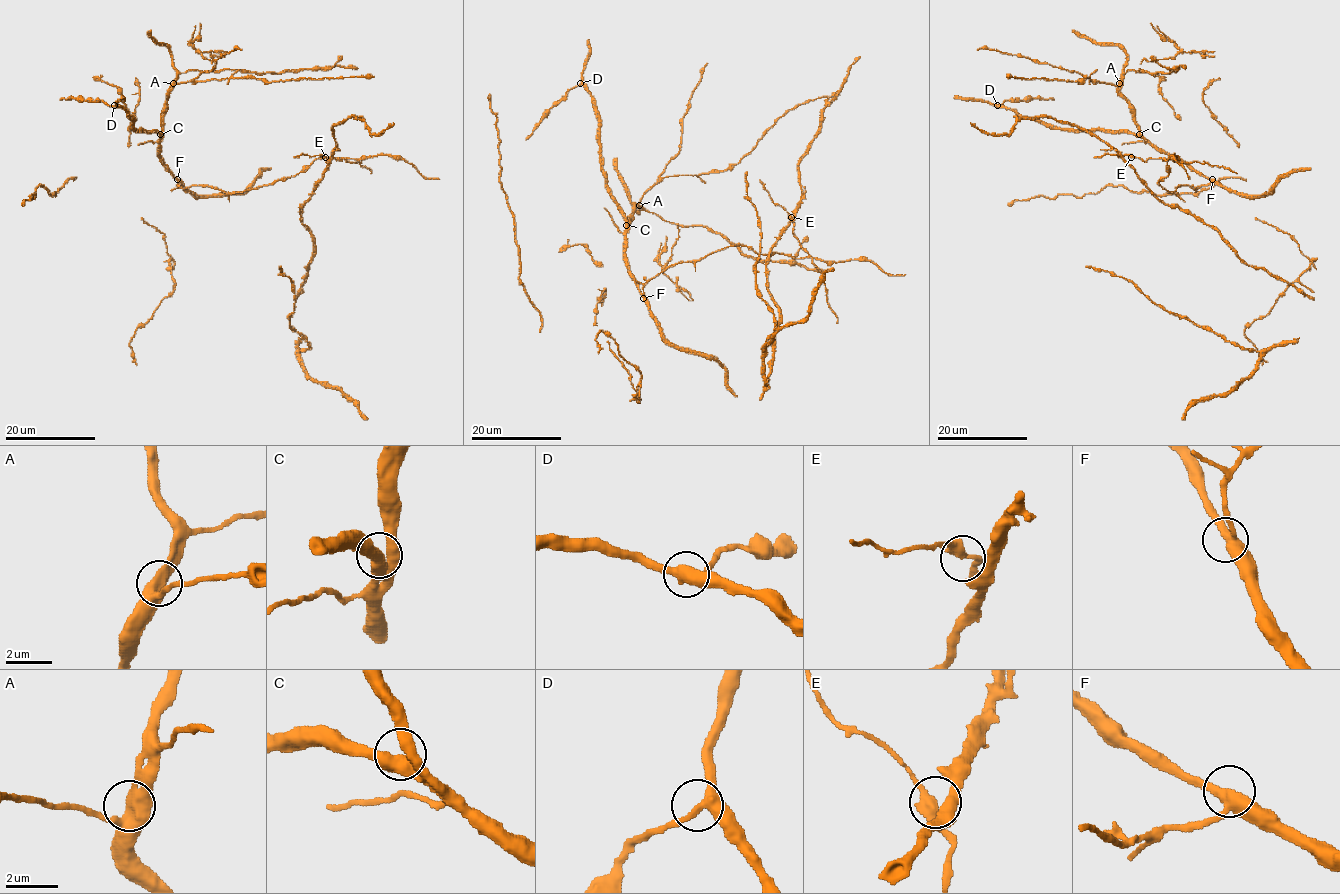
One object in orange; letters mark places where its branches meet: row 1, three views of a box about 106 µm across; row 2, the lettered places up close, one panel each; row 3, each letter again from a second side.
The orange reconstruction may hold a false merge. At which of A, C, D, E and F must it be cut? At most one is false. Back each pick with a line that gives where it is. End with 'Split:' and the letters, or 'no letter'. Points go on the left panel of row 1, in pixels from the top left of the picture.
Split: no letter

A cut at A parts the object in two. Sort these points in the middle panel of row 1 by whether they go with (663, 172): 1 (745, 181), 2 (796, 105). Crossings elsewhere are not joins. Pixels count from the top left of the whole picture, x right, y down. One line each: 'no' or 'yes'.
1: no
2: yes

